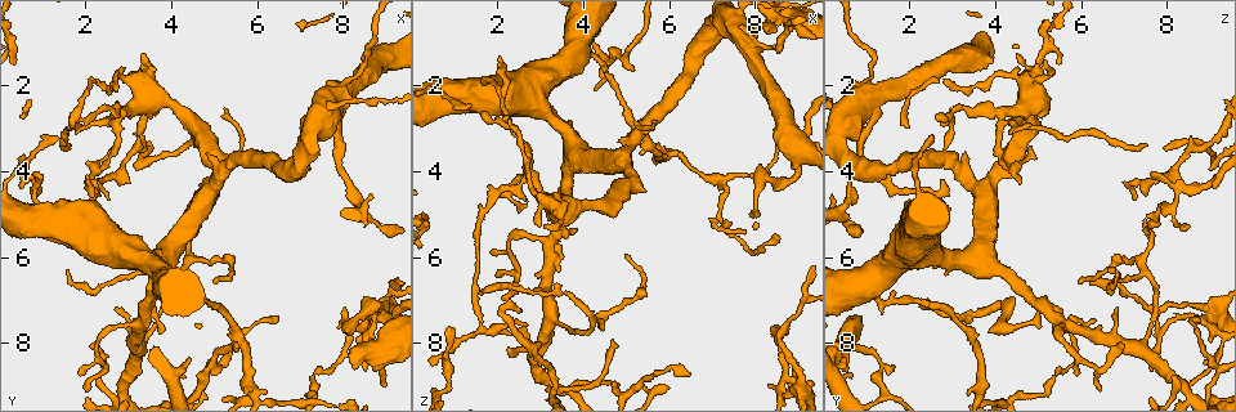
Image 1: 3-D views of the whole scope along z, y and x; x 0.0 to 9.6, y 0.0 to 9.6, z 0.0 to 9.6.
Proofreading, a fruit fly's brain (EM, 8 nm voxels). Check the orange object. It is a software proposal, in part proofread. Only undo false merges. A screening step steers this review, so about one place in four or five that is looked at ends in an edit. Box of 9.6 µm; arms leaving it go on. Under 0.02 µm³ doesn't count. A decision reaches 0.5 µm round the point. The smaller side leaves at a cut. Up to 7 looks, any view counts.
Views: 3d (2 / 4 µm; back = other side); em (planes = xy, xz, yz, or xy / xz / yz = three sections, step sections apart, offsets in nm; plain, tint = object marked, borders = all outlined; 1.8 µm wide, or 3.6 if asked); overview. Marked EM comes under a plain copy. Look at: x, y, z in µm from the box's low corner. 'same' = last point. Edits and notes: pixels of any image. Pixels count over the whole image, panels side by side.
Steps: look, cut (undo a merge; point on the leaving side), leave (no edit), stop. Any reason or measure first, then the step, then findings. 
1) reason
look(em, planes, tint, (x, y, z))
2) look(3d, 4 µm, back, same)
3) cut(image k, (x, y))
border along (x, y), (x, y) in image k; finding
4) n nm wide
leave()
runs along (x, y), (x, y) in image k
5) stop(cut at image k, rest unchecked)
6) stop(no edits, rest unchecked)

three arms meet
look(em, yz, step 8, tint, (4.25, 6.40, 7.55))

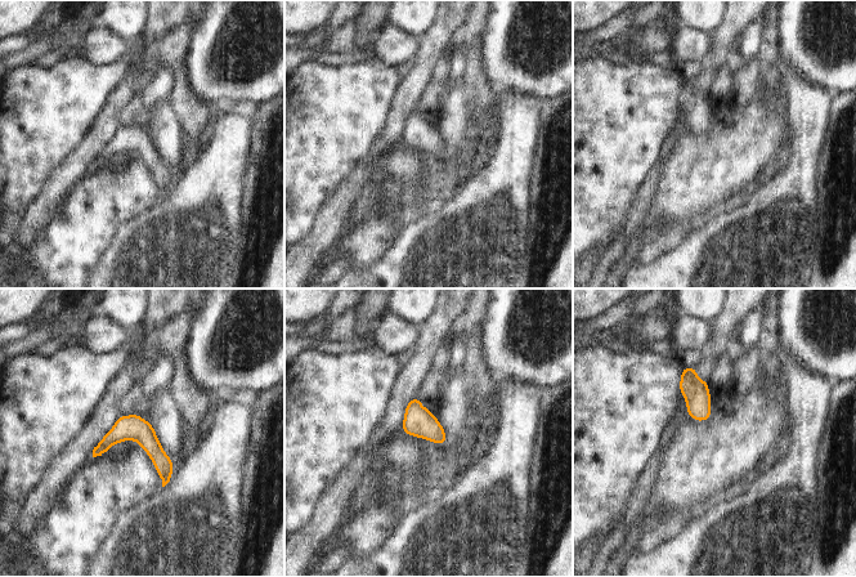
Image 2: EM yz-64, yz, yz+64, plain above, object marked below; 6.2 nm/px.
look(em, planes, tint, same)

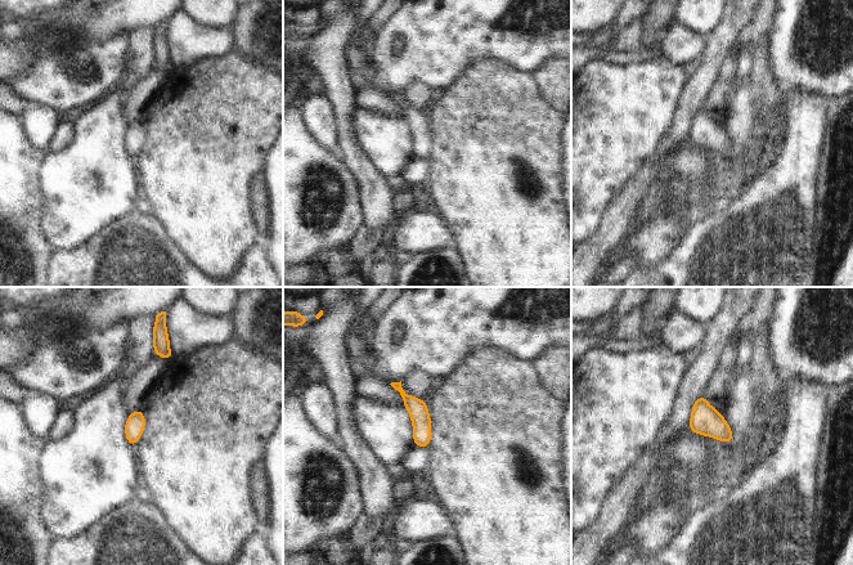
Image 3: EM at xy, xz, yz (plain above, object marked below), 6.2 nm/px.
leave()
runs along (396, 385), (418, 411), (425, 444) in image 3; continuous, no second neuron

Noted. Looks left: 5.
abrupt turn
look(em, planes, tint, (9.05, 7.30, 9.05))

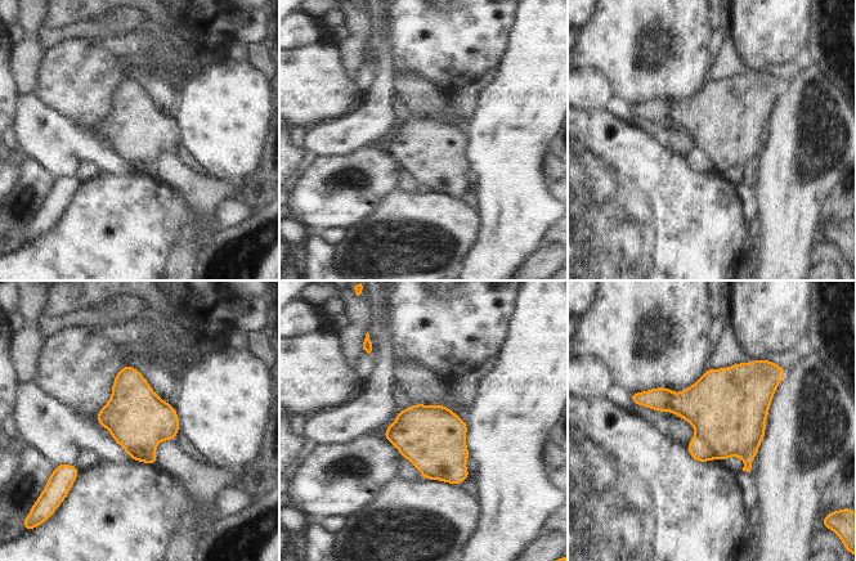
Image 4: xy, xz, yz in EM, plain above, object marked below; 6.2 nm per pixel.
cut(image 4, (137, 417))
two neurons meet here

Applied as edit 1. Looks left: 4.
look(3d, 2 µm, (2.50, 8.55, 6.35))

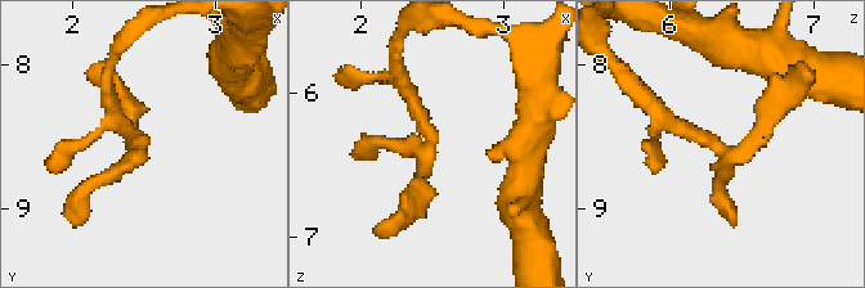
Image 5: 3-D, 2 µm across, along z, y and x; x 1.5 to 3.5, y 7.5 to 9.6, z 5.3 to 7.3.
now the EM
look(em, 3.6 µm, planes, tint, (2.46, 8.62, 6.36))

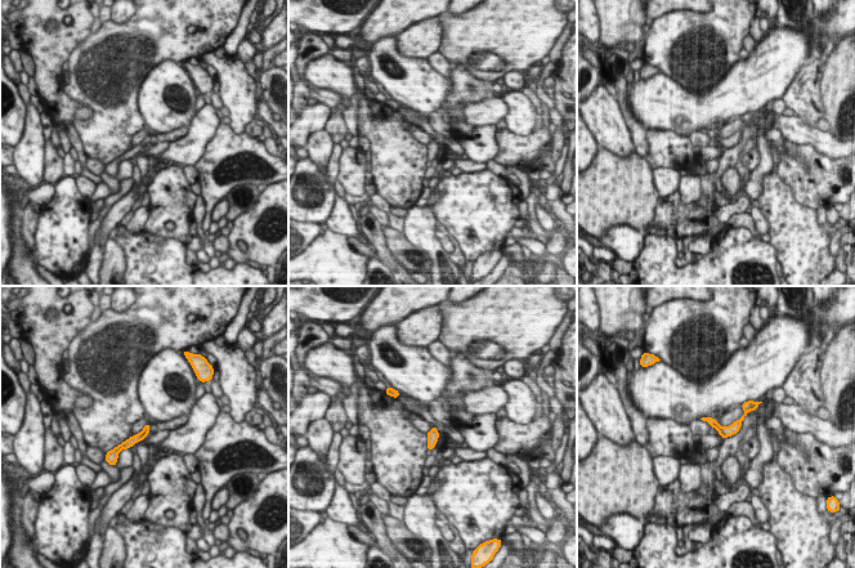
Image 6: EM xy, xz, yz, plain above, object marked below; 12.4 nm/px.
leave()
runs along (750, 406), (732, 429), (710, 420) in image 6; all the same neuron

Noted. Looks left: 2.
stop(cut at image 4, rest unchecked)

